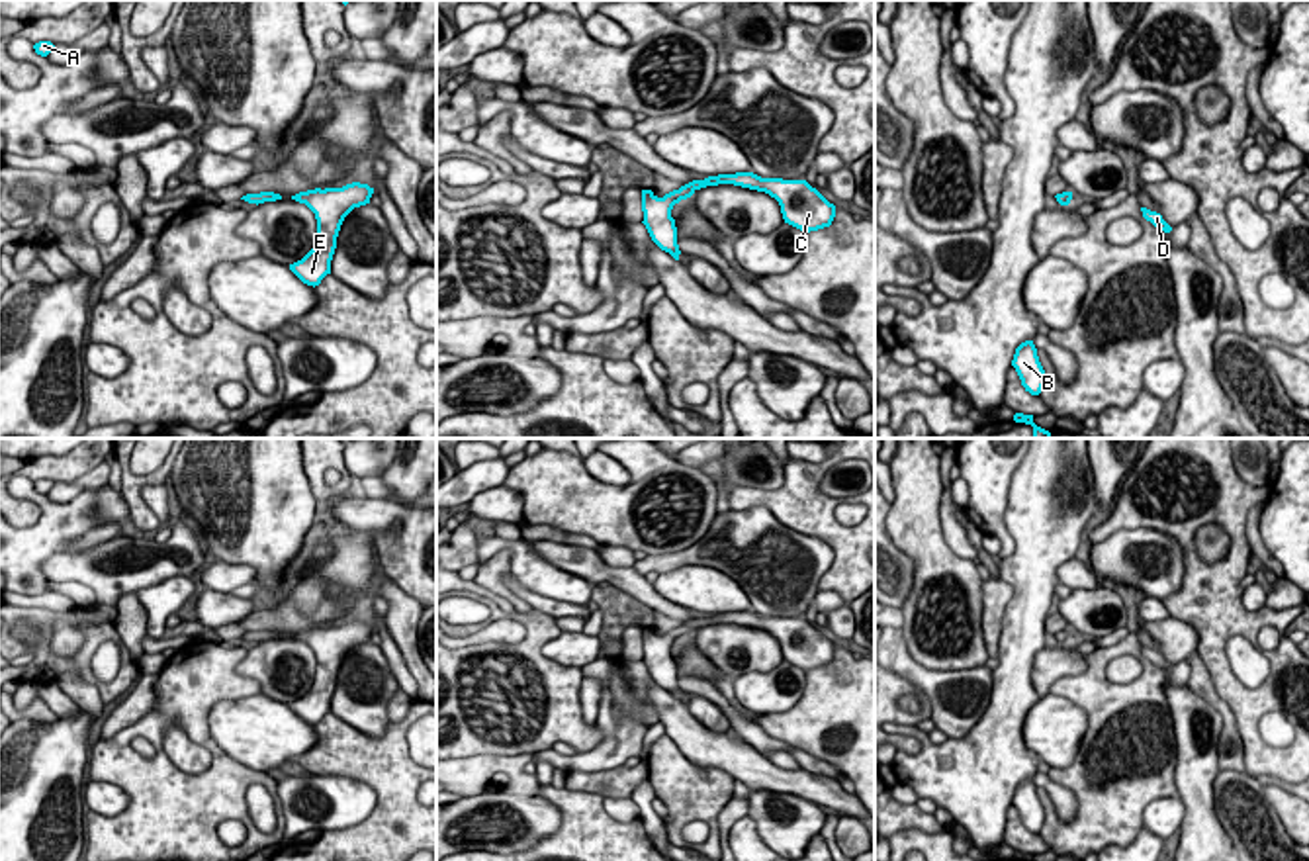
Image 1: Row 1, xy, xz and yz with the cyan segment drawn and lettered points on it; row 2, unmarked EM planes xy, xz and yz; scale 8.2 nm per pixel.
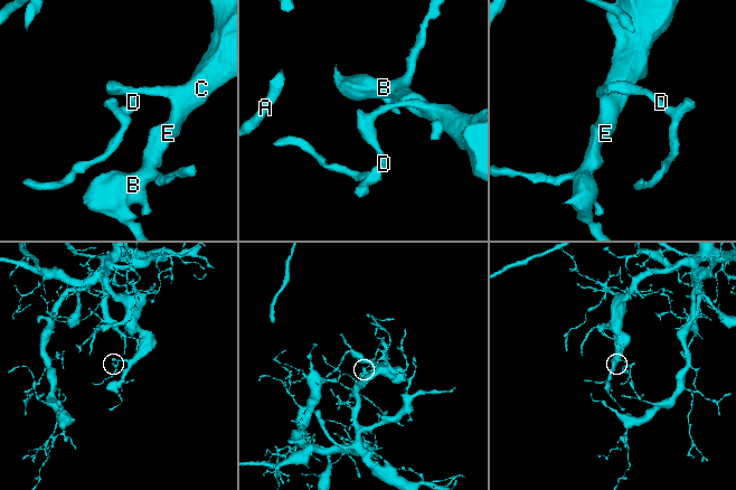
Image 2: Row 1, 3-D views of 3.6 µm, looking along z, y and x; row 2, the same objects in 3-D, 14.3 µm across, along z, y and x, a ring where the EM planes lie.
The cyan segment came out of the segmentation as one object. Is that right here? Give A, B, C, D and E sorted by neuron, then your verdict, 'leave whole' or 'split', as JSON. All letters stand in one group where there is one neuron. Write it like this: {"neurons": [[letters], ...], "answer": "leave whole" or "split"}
{"neurons": [["A", "B", "C", "E"], ["D"]], "answer": "split"}

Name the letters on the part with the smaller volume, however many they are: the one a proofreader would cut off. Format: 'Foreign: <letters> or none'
Foreign: D

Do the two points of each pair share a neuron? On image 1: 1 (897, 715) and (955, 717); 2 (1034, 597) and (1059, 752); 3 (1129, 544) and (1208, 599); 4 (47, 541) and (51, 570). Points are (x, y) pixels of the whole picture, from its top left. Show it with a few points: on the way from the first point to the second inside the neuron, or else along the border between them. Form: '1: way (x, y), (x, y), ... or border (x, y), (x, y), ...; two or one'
1: border (920, 691), (928, 699), (930, 717); two
2: border (1041, 697), (1026, 717), (1024, 740); two
3: border (1173, 535), (1182, 554), (1182, 584), (1163, 599); two
4: border (65, 550), (42, 564), (40, 570), (47, 580); two

